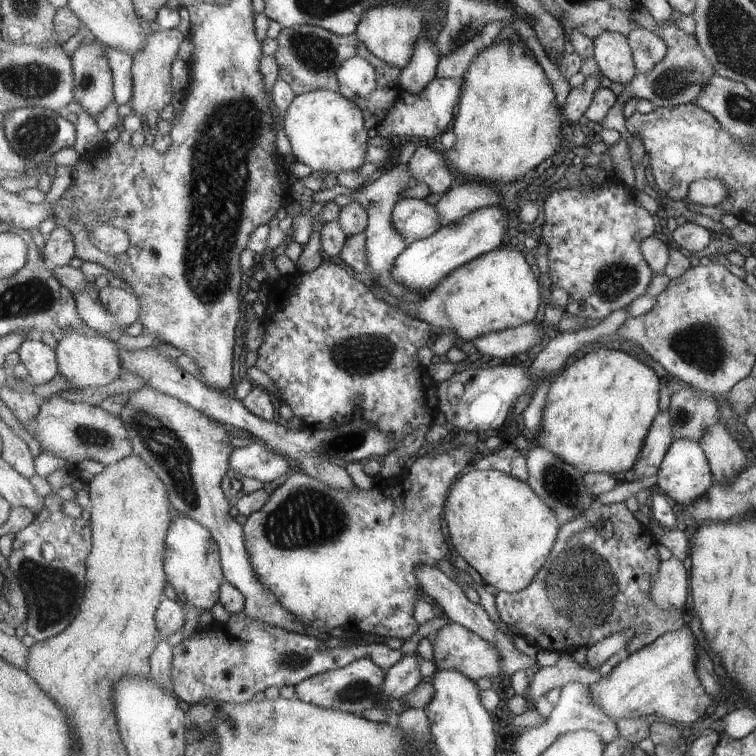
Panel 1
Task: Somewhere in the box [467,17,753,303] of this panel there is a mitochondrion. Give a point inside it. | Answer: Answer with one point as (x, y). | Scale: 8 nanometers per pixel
(672, 82)

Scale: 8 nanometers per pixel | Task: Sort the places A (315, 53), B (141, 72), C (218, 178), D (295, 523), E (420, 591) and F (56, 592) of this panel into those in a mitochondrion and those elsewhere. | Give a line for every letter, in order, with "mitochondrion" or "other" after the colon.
A: mitochondrion
B: other
C: mitochondrion
D: mitochondrion
E: other
F: mitochondrion

